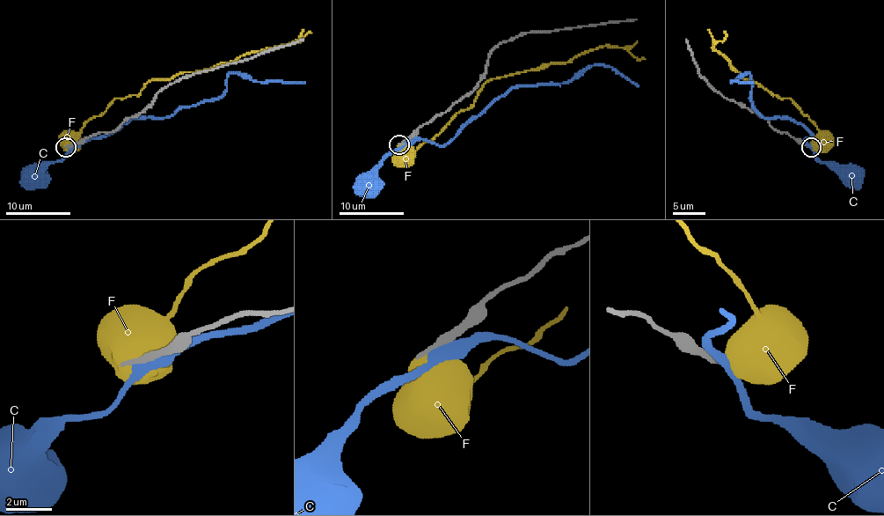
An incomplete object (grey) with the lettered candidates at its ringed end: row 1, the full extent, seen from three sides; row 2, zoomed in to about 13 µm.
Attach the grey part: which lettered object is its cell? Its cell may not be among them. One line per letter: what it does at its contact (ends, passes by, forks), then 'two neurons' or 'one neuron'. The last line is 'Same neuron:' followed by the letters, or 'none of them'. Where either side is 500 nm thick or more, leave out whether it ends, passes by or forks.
C: it passes by | two neurons
F: two neurons
Same neuron: none of them

